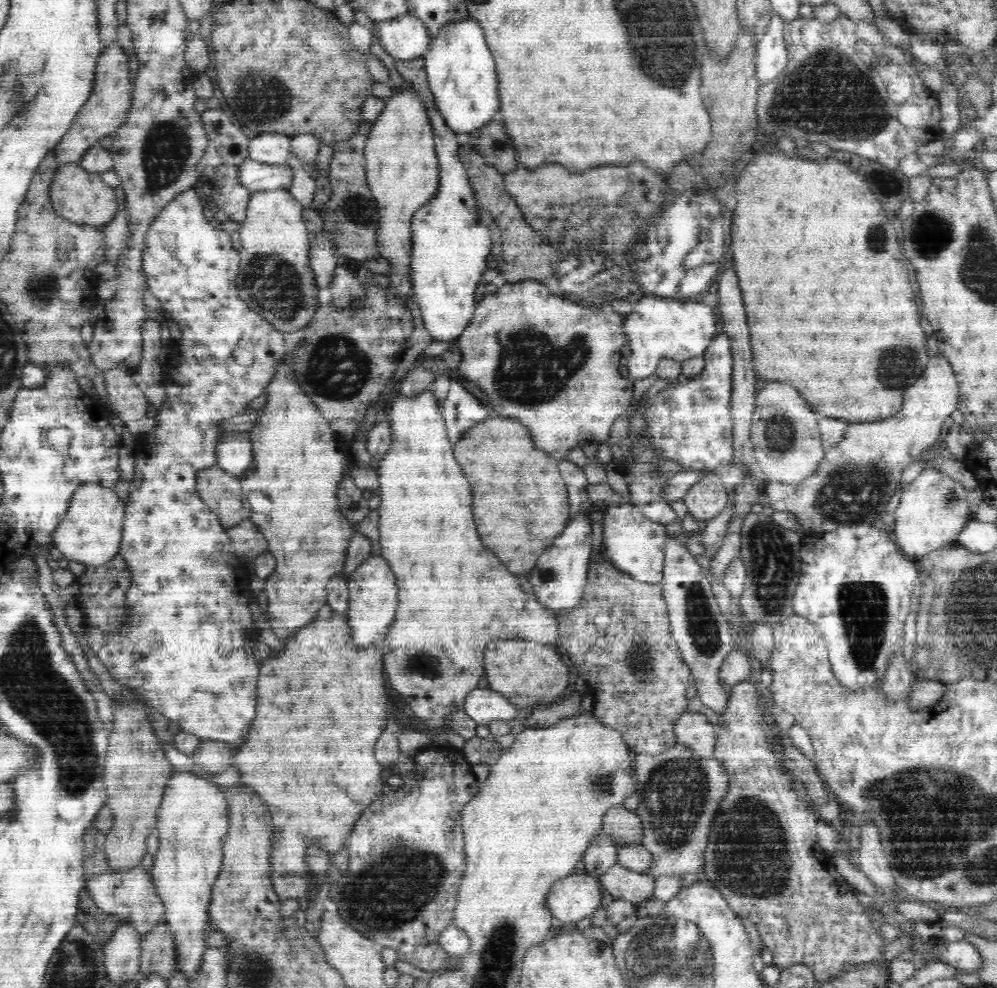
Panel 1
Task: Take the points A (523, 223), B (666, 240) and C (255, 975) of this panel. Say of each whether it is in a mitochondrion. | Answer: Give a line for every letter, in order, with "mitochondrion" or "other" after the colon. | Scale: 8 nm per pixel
A: other
B: mitochondrion
C: mitochondrion

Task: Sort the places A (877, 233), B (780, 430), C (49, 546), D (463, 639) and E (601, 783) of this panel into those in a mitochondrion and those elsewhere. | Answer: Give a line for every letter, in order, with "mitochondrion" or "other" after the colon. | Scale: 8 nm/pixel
A: mitochondrion
B: mitochondrion
C: other
D: other
E: mitochondrion

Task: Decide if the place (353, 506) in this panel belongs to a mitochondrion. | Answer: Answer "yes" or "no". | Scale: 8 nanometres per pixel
no

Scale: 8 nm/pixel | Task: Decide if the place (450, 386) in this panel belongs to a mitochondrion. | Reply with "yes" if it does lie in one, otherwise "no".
no

